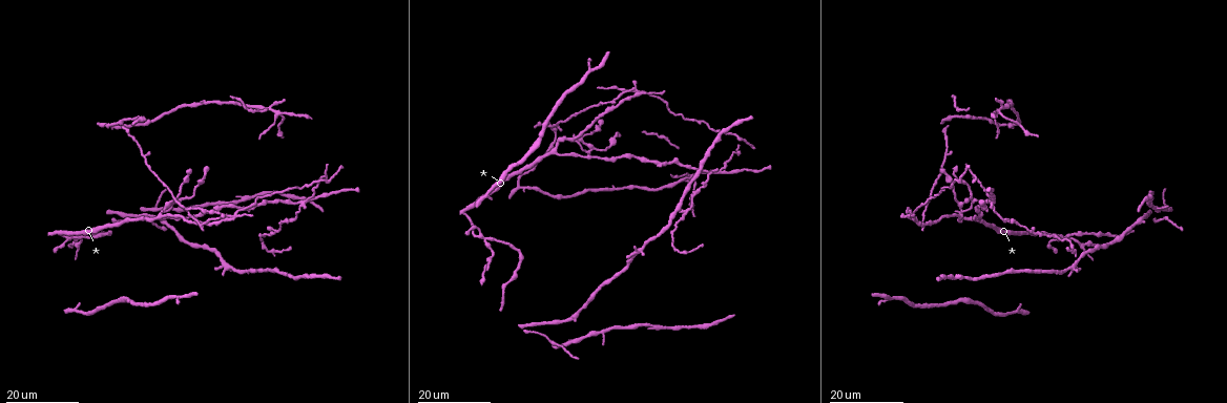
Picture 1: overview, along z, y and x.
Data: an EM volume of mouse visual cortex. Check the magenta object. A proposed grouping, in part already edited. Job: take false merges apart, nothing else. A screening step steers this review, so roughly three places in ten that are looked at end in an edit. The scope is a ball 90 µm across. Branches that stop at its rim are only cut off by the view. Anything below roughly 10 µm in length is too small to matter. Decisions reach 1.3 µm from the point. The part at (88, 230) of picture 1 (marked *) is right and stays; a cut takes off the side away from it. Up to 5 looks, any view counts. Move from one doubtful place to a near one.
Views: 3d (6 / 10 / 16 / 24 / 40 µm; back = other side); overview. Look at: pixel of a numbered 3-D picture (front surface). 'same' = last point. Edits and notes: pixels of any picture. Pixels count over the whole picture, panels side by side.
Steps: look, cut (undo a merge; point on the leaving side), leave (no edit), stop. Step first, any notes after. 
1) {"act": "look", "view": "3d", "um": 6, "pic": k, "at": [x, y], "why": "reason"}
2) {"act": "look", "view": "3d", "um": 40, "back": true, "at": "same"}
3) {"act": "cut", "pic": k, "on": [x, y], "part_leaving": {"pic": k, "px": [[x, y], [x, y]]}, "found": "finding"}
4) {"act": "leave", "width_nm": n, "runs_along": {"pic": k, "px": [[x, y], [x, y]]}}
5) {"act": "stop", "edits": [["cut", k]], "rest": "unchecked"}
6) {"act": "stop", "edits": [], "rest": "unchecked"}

{"act": "look", "view": "3d", "um": 24, "pic": 1, "at": [72, 238], "why": "three arms meet"}

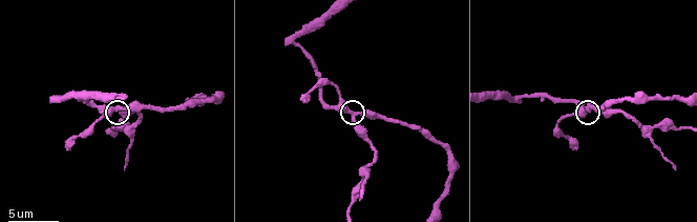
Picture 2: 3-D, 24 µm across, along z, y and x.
{"act": "look", "view": "3d", "um": 6, "pic": 2, "at": [354, 117]}

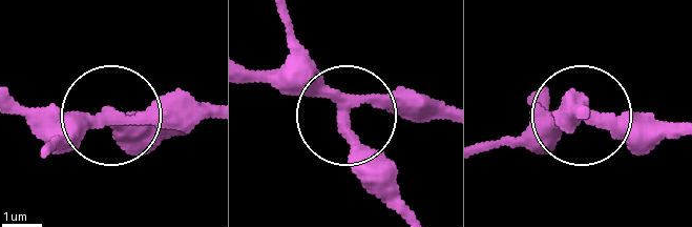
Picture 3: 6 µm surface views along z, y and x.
{"act": "leave", "side_arm_um": 16, "arms": 3, "found": "one neuron here"}

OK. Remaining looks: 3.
{"act": "look", "view": "3d", "um": 16, "pic": 1, "at": [164, 210], "why": "two arms in line, one across"}

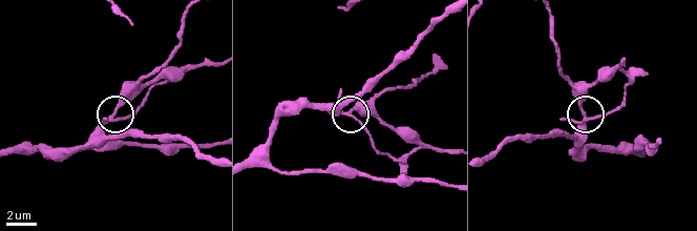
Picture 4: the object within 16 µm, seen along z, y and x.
{"act": "look", "view": "3d", "um": 10, "pic": 4, "at": [114, 110], "why": "closer look"}

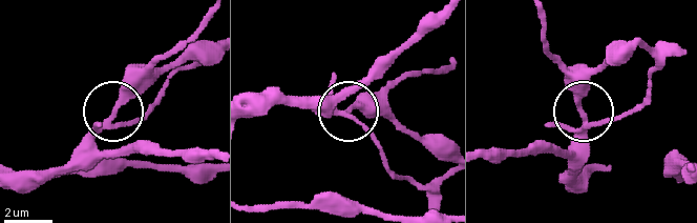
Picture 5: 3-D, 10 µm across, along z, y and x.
{"act": "leave", "width_nm": 210, "found": "all the same neuron"}

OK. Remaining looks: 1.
{"act": "stop", "edits": [], "rest": "unchecked"}

